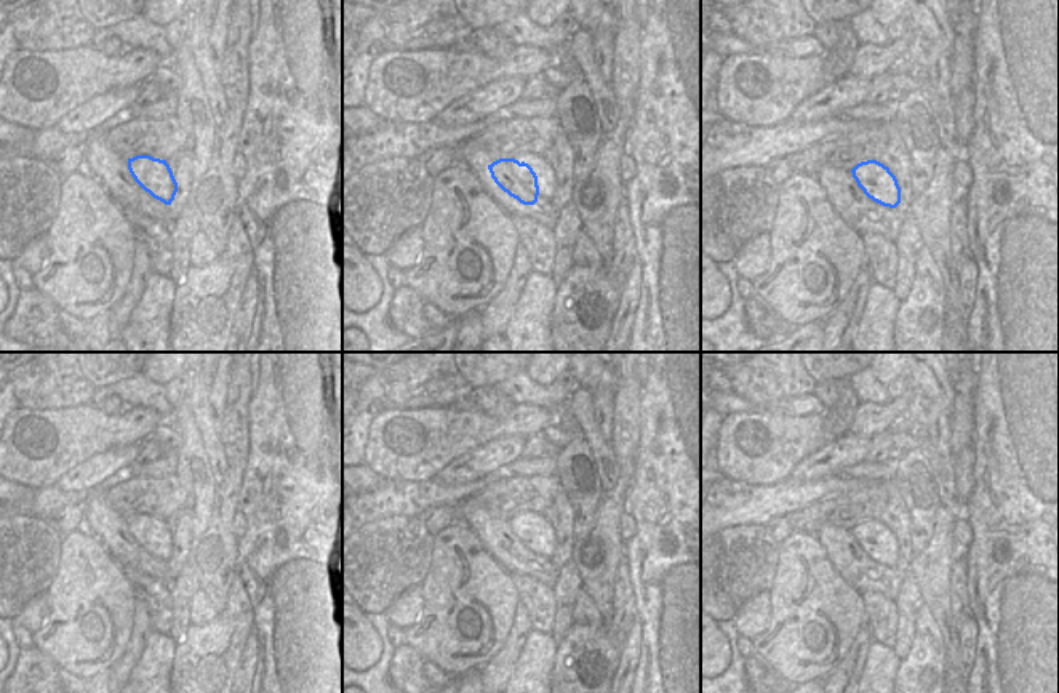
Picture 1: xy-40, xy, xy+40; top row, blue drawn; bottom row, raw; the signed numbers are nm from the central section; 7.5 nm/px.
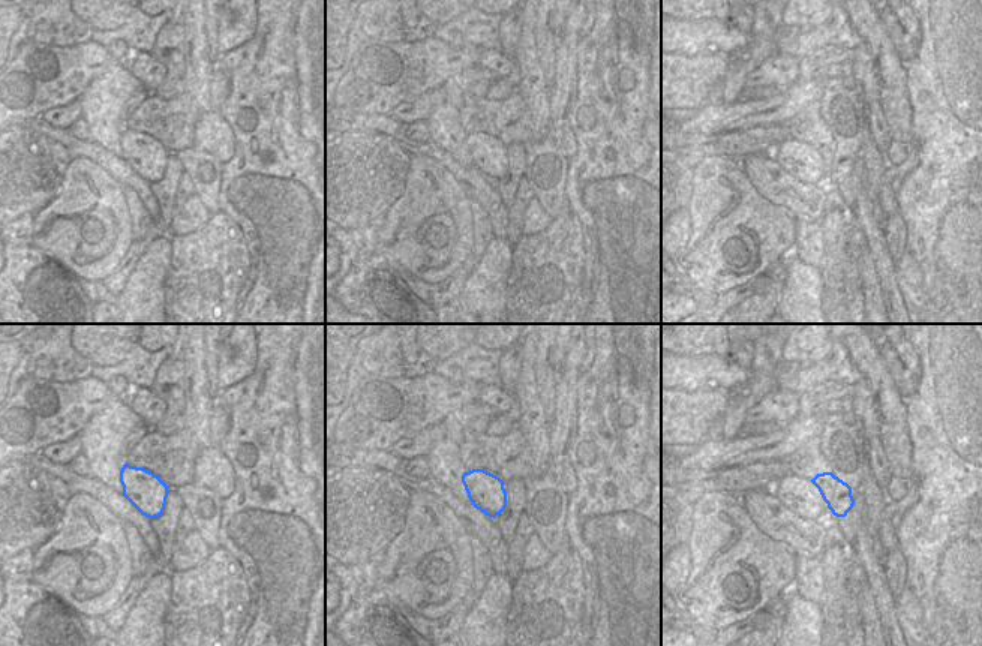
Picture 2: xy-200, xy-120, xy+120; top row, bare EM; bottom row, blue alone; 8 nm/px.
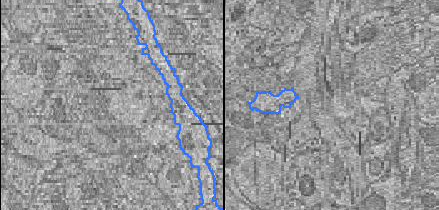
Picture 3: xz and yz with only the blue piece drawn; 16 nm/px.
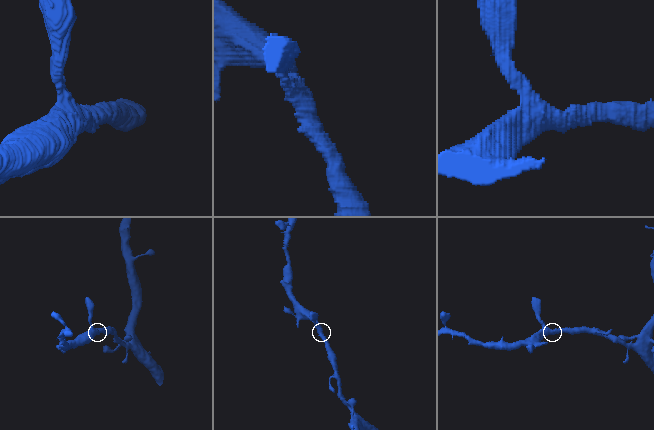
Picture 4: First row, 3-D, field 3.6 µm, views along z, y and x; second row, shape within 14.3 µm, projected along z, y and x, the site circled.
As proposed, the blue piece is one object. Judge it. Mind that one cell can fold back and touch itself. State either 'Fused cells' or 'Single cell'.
Single cell.

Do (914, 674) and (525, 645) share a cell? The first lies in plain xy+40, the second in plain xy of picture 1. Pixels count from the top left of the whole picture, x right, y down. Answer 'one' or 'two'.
two

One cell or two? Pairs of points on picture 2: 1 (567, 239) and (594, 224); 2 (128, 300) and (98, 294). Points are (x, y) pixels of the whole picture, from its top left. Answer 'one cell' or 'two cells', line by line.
1: two cells
2: two cells

